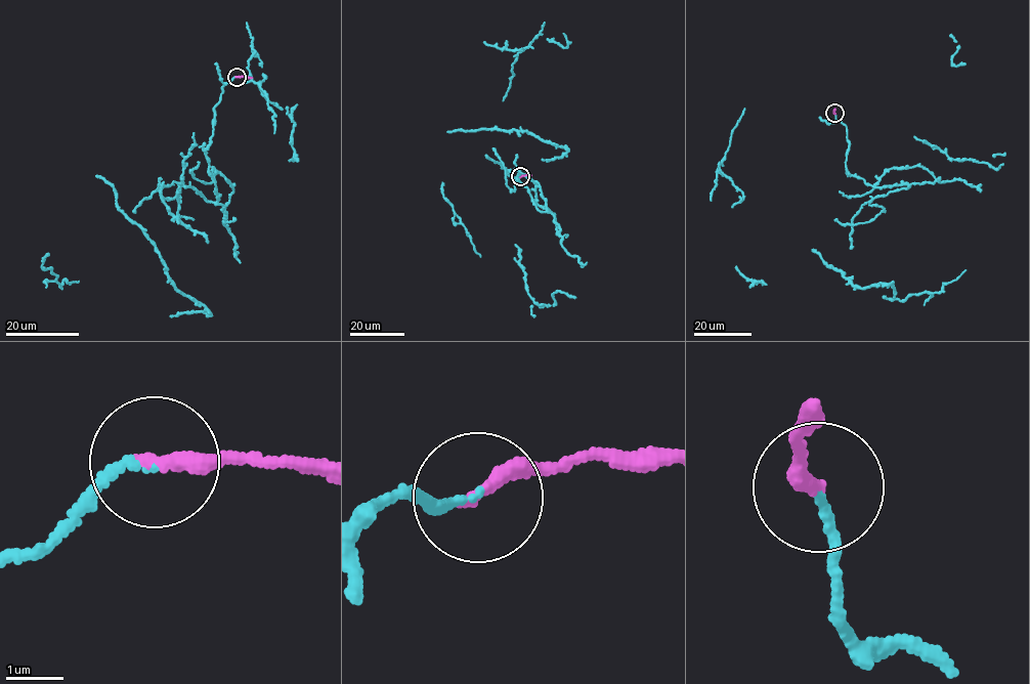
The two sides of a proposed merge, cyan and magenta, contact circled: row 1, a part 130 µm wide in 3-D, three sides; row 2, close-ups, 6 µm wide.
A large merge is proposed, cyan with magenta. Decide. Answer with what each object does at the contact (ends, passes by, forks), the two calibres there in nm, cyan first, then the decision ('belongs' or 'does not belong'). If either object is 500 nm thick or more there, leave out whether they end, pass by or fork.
cyan ends; magenta ends; calibres 130 and 280 nm; belongs

